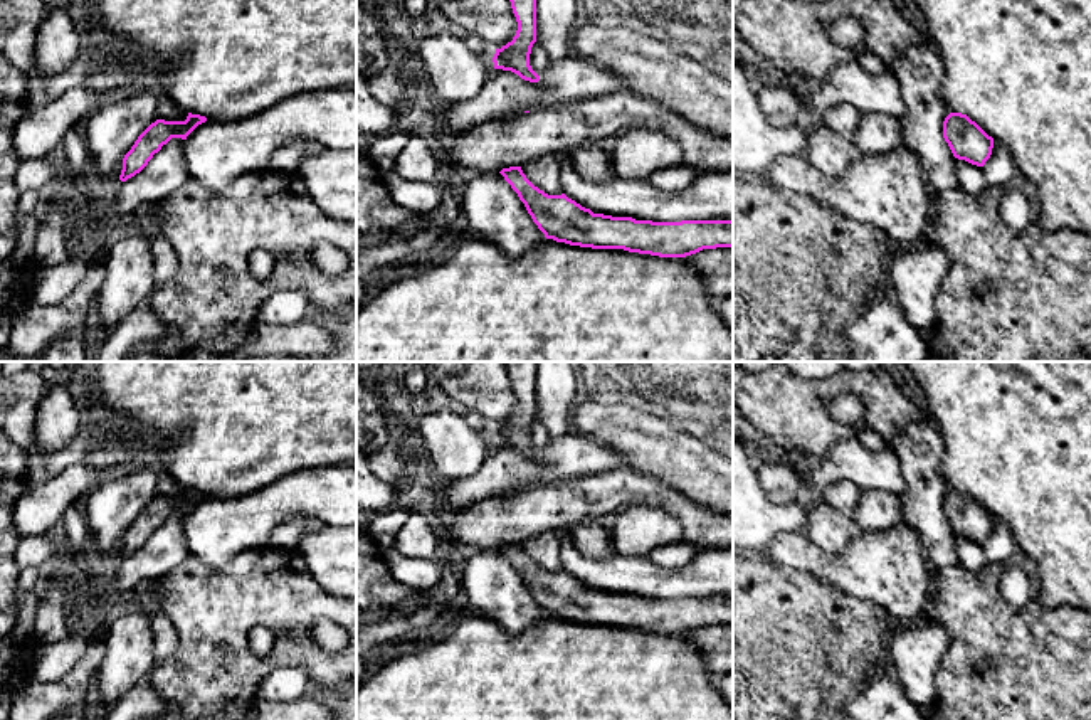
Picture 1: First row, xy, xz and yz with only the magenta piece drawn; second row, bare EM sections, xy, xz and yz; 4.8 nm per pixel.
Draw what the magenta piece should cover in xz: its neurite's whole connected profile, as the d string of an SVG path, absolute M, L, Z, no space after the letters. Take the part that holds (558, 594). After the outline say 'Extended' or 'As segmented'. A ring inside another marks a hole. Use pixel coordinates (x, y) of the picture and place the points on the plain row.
M521 543L499 548L546 616L592 626L624 626L659 634L686 634L703 626L733 624L733 597L652 599L593 590L575 577L535 564Z. As segmented

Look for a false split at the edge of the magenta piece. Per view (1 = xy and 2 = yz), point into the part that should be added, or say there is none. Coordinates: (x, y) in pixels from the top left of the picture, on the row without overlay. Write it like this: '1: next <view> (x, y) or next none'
1: next none
2: next none

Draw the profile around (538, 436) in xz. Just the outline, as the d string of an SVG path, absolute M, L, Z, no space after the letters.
M535 419L530 431L530 442L531 446L541 453L541 449L548 444L551 439L550 431L543 426L540 419Z

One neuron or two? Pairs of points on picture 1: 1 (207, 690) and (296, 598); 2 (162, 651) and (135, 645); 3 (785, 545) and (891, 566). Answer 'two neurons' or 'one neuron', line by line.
1: one neuron
2: two neurons
3: one neuron

